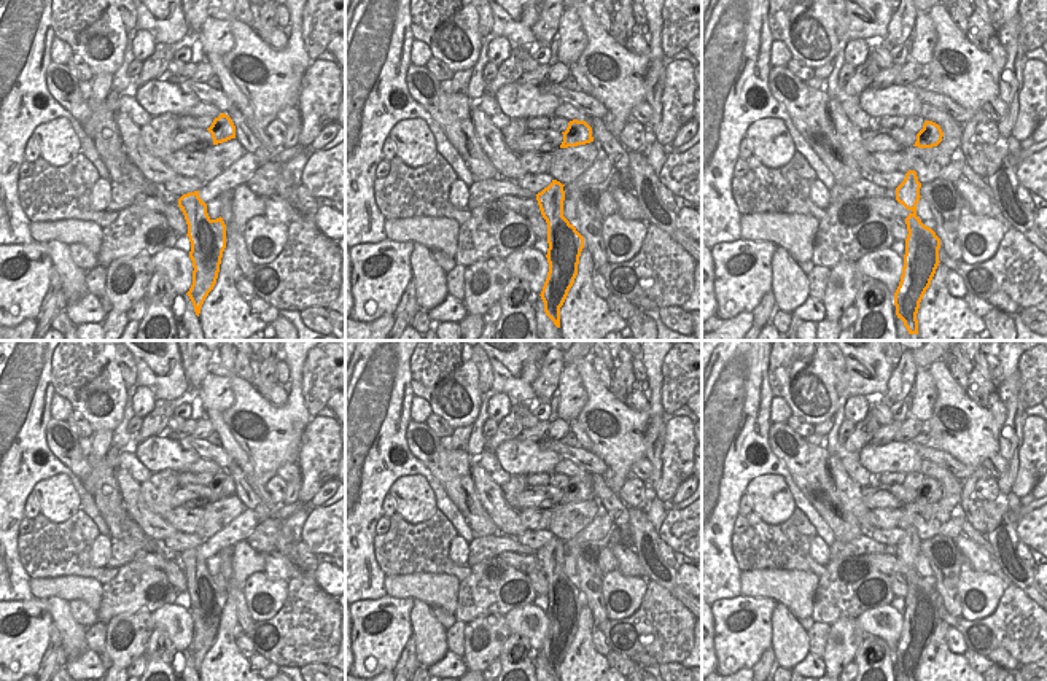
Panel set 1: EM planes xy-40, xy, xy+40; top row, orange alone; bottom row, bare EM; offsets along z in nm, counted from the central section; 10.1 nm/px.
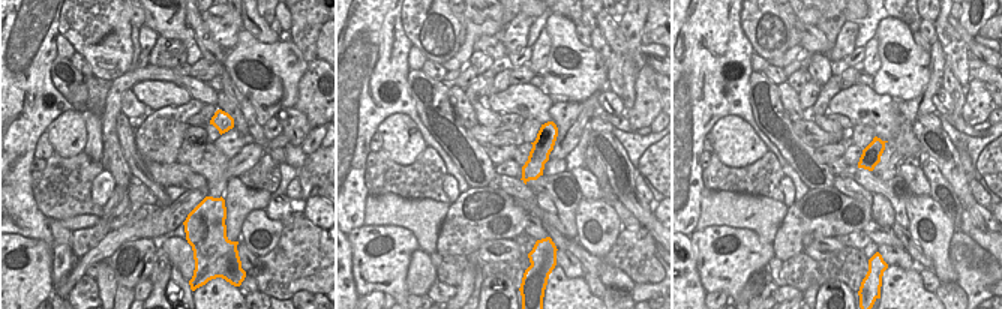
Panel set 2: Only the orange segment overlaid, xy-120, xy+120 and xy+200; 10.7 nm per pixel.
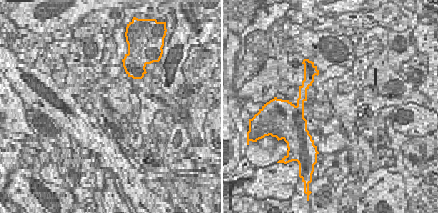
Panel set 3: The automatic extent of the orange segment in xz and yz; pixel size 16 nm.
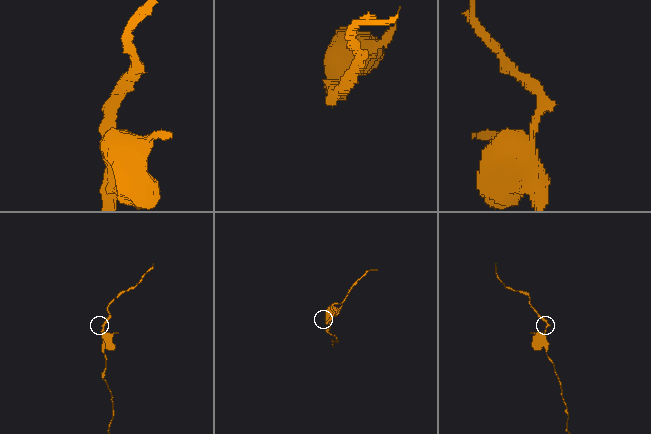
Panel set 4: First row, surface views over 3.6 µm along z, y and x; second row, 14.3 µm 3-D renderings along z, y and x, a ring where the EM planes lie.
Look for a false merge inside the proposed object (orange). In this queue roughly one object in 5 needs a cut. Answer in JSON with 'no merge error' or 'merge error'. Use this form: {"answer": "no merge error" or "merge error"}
{"answer": "merge error"}

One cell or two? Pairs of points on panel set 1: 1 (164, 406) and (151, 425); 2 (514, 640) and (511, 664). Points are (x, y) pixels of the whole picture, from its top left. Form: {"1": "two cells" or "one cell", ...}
{"1": "one cell", "2": "one cell"}

